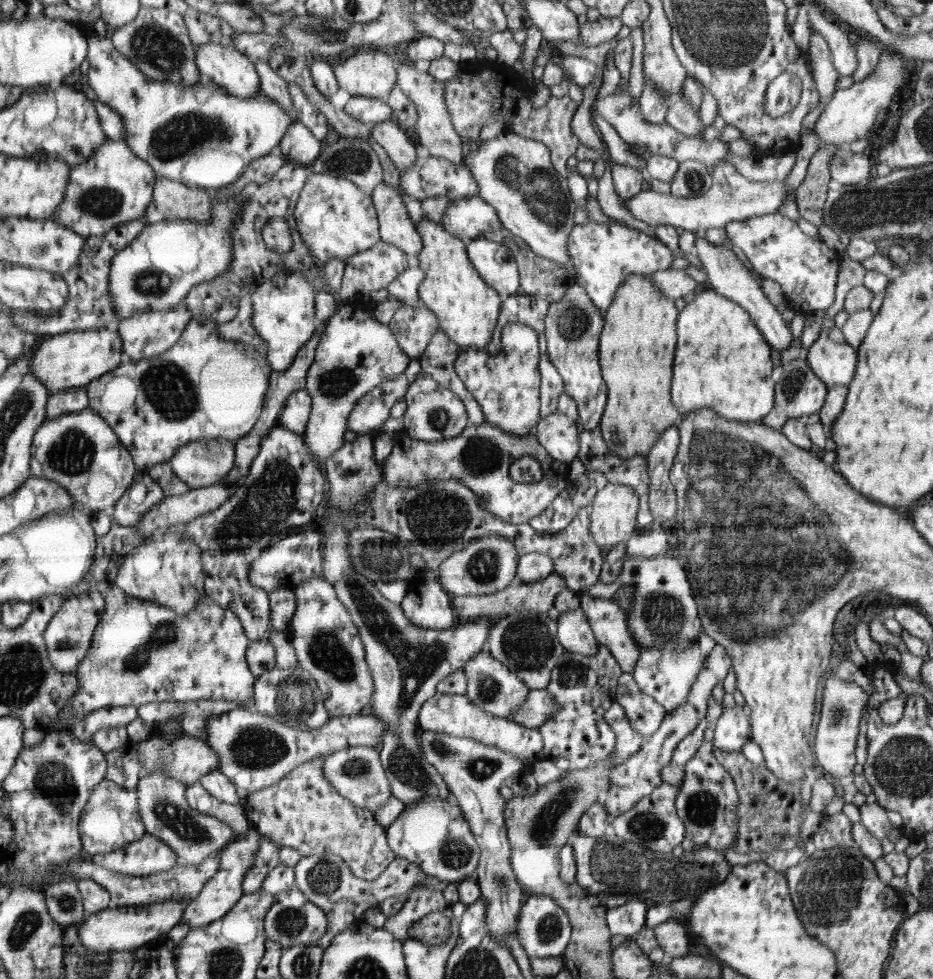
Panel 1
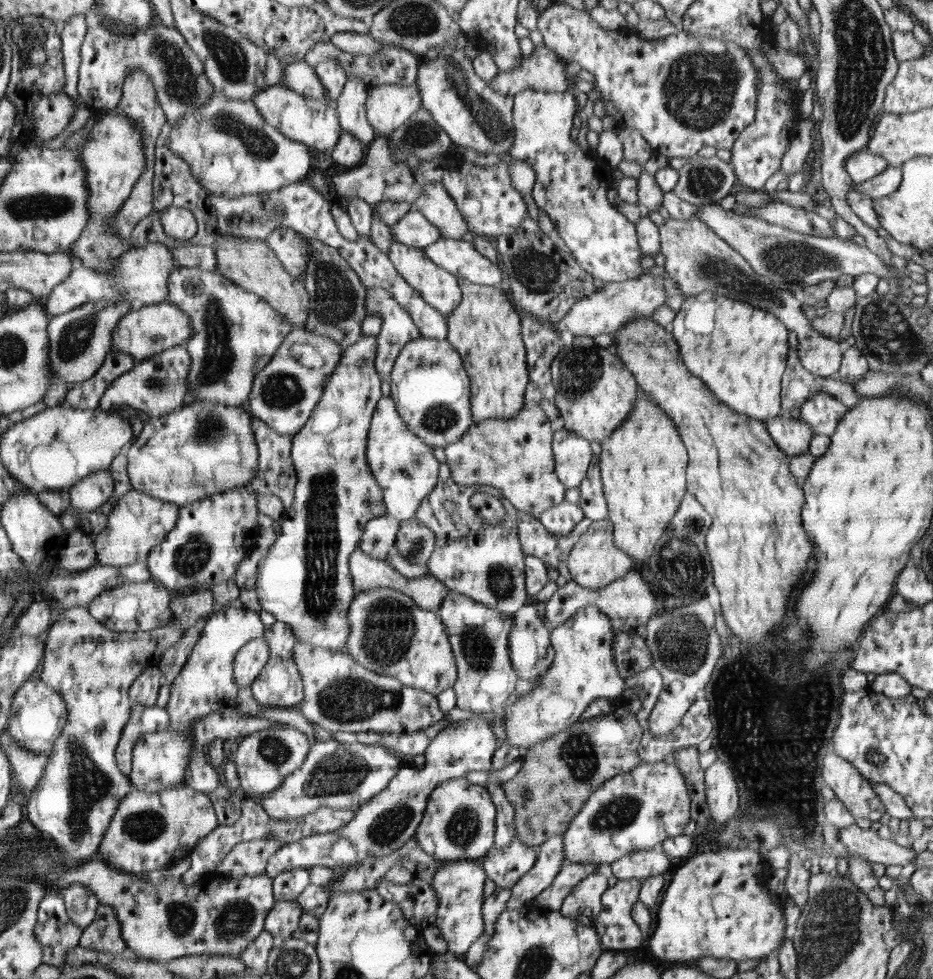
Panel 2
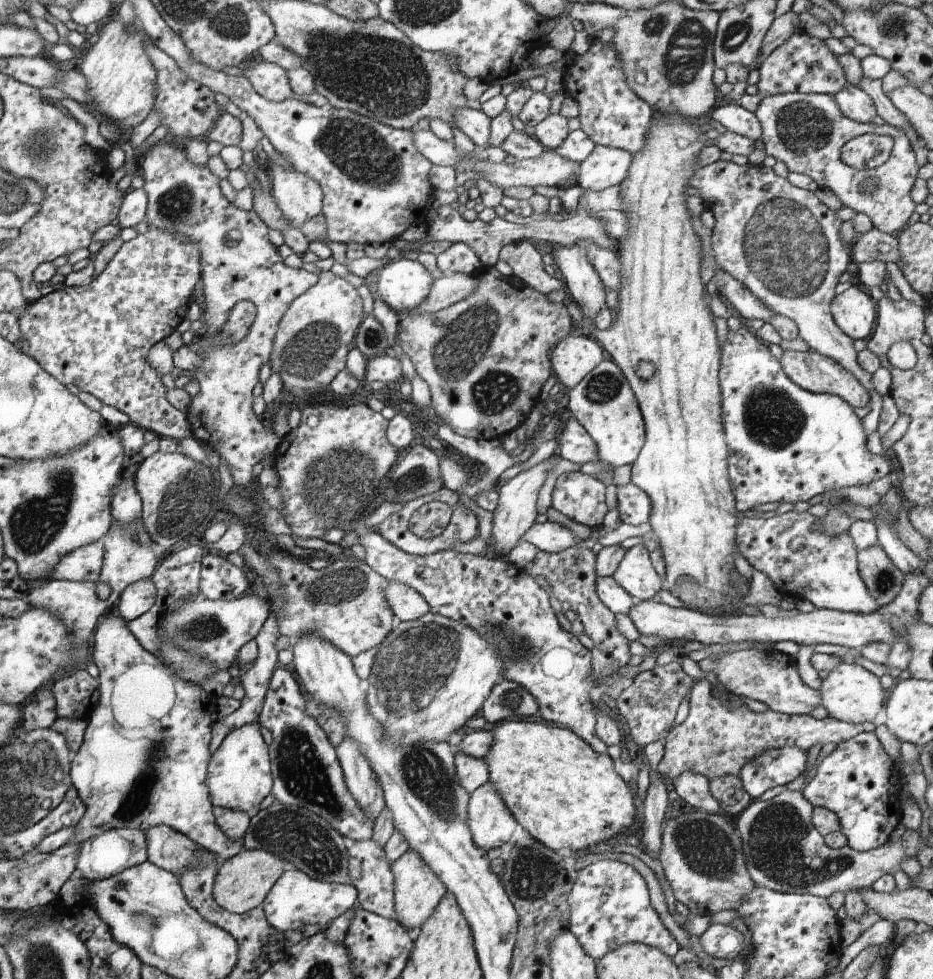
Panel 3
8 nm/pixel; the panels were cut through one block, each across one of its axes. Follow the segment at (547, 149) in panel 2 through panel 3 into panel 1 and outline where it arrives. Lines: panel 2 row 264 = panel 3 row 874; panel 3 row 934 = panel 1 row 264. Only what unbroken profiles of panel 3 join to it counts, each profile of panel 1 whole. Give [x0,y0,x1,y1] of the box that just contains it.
[568,221,675,311]

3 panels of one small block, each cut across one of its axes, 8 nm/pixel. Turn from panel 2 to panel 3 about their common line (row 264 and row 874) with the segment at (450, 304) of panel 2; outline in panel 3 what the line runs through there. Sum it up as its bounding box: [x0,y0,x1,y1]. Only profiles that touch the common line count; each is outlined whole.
[391,848,447,940]

